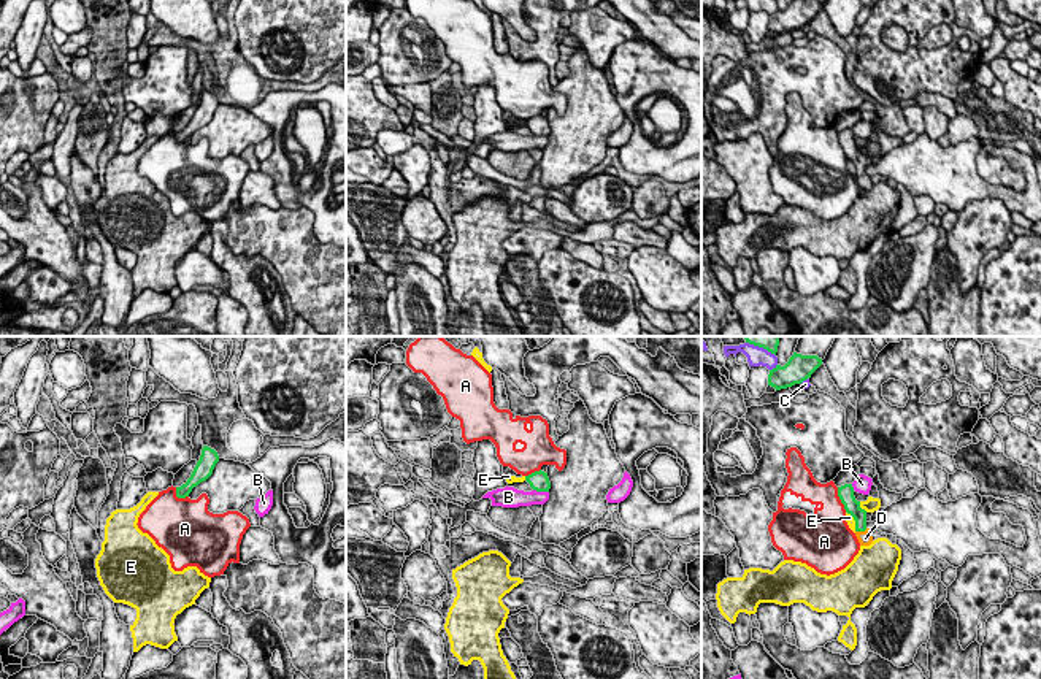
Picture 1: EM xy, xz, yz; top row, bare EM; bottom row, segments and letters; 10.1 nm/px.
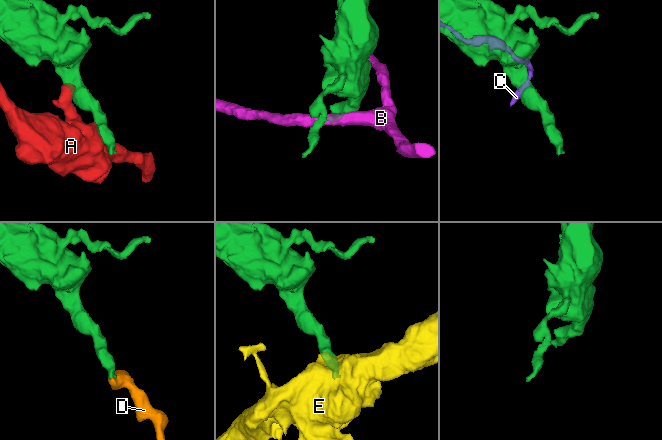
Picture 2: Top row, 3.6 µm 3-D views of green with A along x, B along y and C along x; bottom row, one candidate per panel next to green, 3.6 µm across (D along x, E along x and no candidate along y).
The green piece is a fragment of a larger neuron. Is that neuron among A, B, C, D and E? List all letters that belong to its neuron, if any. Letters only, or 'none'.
D

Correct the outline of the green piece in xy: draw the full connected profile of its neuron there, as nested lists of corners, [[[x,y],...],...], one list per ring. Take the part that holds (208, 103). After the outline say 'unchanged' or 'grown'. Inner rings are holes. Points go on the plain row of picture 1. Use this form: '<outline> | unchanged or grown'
[[[203,90],[200,105],[197,106],[190,122],[181,132],[176,132],[176,141],[186,143],[200,127],[206,125],[219,106],[219,100],[214,94]]] | unchanged

